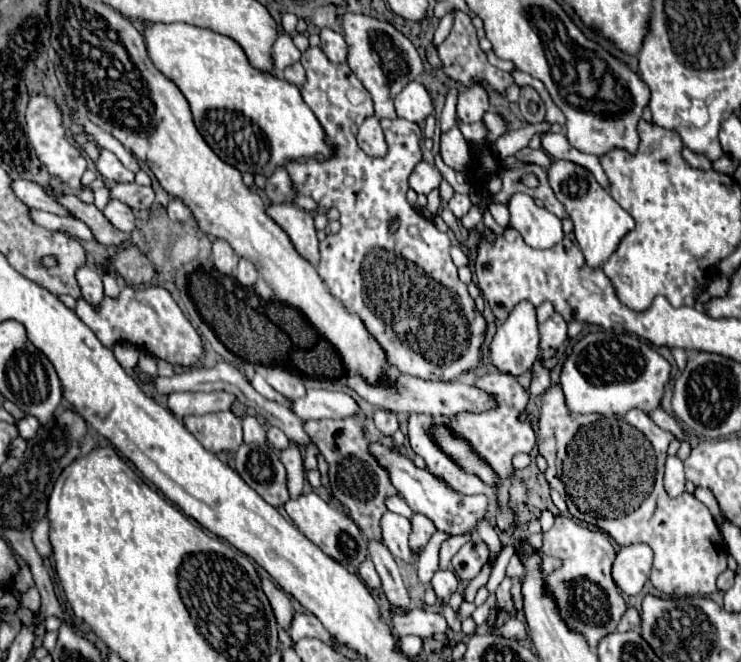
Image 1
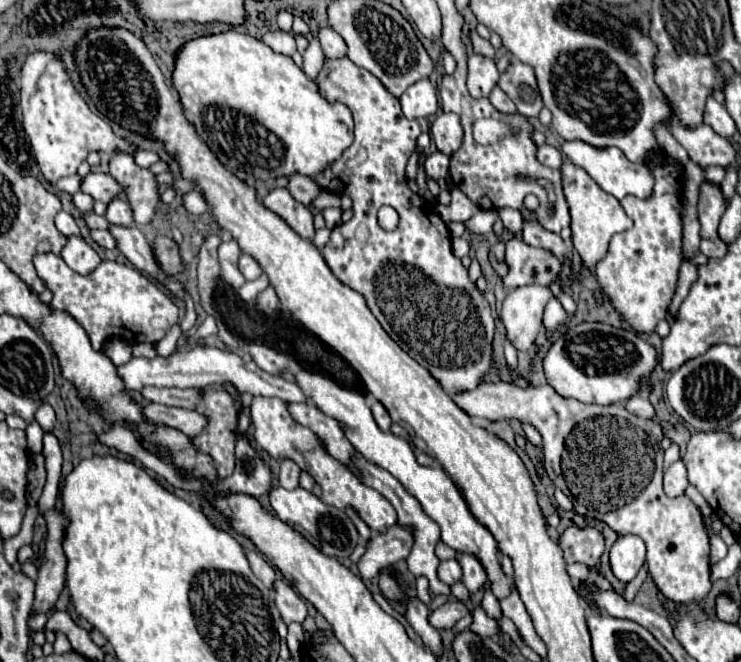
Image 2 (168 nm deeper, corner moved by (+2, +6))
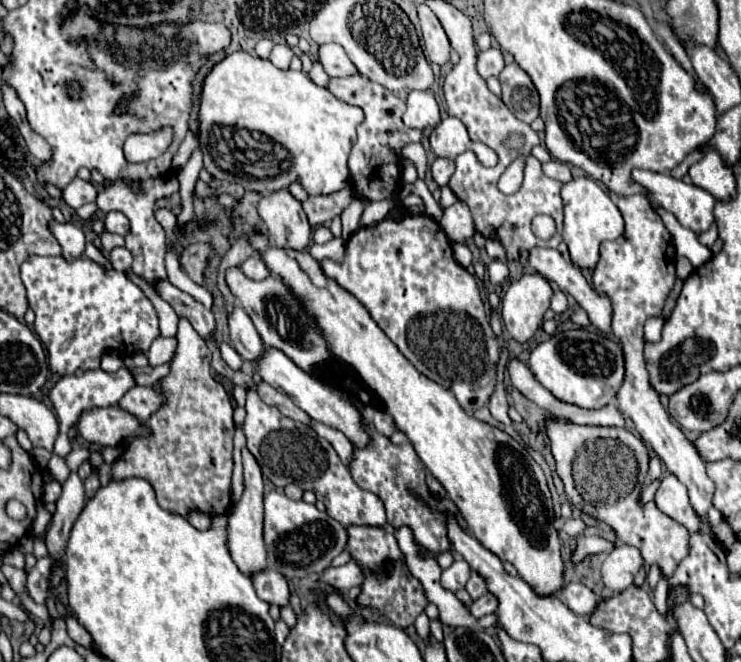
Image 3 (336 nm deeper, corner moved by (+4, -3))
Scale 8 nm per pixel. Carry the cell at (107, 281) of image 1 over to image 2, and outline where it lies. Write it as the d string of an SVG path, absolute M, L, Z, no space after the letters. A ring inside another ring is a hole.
M59 211L59 213L57 213L55 225L57 225L57 229L59 229L63 235L67 235L67 237L80 235L80 230L79 227L77 227L77 223L75 223L75 219L73 219L69 213L65 213L65 211Z

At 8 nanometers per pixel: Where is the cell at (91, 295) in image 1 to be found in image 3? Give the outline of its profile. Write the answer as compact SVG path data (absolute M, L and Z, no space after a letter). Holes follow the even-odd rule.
M53 220L49 224L53 236L57 238L57 242L63 248L63 258L67 258L67 262L73 262L75 258L81 258L85 252L85 236L81 232L81 228L73 226L73 224L61 224L57 220Z

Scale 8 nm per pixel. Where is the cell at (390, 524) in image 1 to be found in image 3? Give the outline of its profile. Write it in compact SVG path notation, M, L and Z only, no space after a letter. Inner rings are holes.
M255 390L247 392L245 410L247 410L247 418L245 418L245 424L243 424L243 432L245 432L245 438L247 438L247 448L255 456L255 460L259 462L265 478L269 478L279 488L283 488L287 484L297 484L301 490L313 490L315 494L319 494L323 498L327 514L331 518L339 520L343 526L383 526L383 528L391 528L391 526L387 526L385 506L383 506L381 498L355 484L355 480L351 478L351 472L343 466L343 462L335 454L333 446L327 440L319 438L311 426L305 426L301 422L295 424L289 418L281 416L279 410L275 410L273 406L267 406Z

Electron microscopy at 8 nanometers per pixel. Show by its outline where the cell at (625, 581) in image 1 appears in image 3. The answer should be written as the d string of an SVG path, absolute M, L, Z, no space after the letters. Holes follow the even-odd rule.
M617 544L601 564L601 576L605 586L611 592L619 594L633 584L633 578L637 576L641 566L643 558L637 548L627 544Z

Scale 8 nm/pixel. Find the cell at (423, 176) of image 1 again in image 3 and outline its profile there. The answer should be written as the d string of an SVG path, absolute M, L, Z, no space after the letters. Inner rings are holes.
M437 158L431 164L431 174L433 174L433 178L435 178L435 182L439 186L445 186L449 182L449 178L451 178L453 172L455 172L455 164L449 158Z

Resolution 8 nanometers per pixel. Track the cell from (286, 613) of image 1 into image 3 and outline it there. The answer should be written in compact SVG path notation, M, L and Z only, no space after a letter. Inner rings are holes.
M243 448L243 468L245 468L245 492L243 498L229 512L229 552L237 568L245 574L257 574L259 570L267 570L267 550L263 542L263 474L253 454Z

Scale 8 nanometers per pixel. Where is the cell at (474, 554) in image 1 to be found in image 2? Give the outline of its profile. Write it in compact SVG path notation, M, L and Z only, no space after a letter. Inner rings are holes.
M461 555L459 557L461 567L463 567L463 583L471 593L477 593L479 589L483 589L487 577L485 577L485 569L481 569L481 563L475 557L469 555Z

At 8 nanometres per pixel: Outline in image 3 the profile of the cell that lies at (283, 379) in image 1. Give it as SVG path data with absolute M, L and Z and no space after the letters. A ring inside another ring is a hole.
M235 306L235 310L229 314L229 334L233 348L239 352L243 360L257 362L263 356L265 344L259 338L259 332L255 330L251 318L243 312L241 306Z

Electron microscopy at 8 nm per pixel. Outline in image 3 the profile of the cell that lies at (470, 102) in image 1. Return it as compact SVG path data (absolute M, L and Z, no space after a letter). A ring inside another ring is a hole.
M489 48L477 54L477 72L481 78L491 78L491 76L499 76L503 70L503 54L501 50Z

